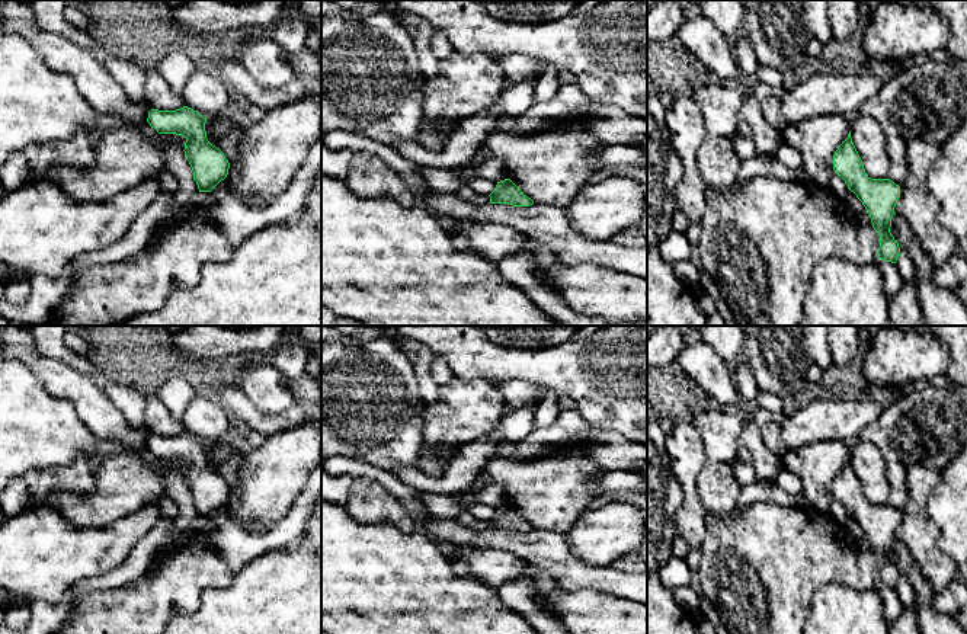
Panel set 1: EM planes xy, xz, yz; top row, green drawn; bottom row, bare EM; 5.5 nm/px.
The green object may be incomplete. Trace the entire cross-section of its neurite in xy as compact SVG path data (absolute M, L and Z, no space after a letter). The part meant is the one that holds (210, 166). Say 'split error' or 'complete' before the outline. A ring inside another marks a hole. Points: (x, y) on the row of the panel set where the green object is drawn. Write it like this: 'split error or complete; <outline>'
complete; M183 106L176 111L151 109L147 122L159 134L176 134L186 138L185 156L199 192L211 192L228 174L230 163L224 153L206 138L206 118Z

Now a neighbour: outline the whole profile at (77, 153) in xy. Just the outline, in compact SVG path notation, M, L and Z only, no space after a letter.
M84 129L64 141L29 144L23 156L31 170L45 174L51 167L67 166L71 169L87 169L95 164L95 138Z

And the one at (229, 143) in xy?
M236 127L230 128L228 132L222 134L215 143L215 147L224 153L230 164L237 158L241 138L243 138L243 128Z

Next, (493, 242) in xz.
M455 221L451 236L457 234L468 238L471 252L494 263L529 249L526 236L506 224Z

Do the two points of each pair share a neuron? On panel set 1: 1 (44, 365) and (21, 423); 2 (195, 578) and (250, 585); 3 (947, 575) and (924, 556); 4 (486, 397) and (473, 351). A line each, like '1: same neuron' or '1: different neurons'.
1: different neurons
2: different neurons
3: same neuron
4: different neurons

